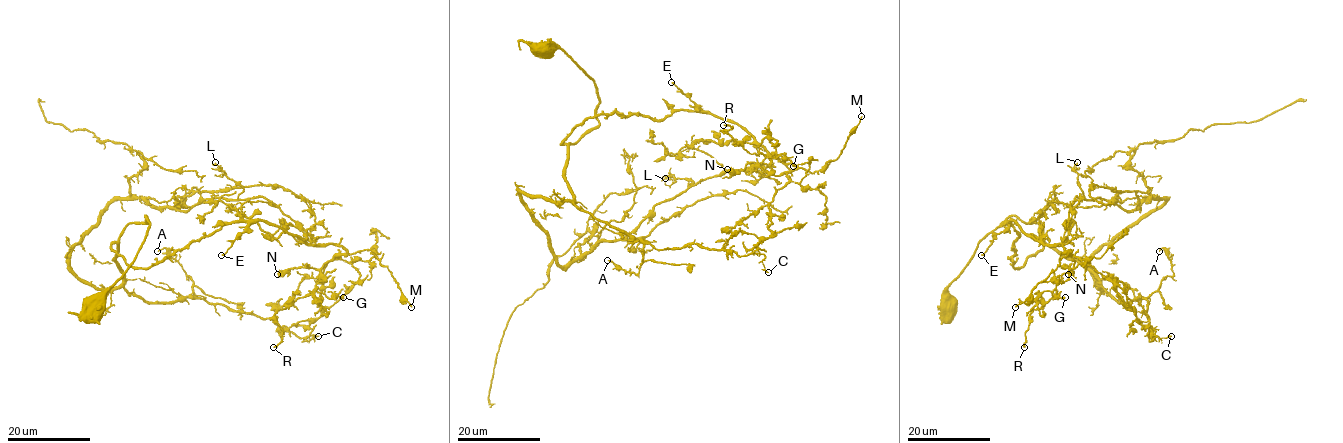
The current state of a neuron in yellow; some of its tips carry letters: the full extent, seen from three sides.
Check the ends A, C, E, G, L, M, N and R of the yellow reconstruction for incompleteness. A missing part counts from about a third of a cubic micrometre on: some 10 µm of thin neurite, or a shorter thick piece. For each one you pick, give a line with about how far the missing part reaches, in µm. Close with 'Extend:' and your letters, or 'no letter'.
Extend: no letter

